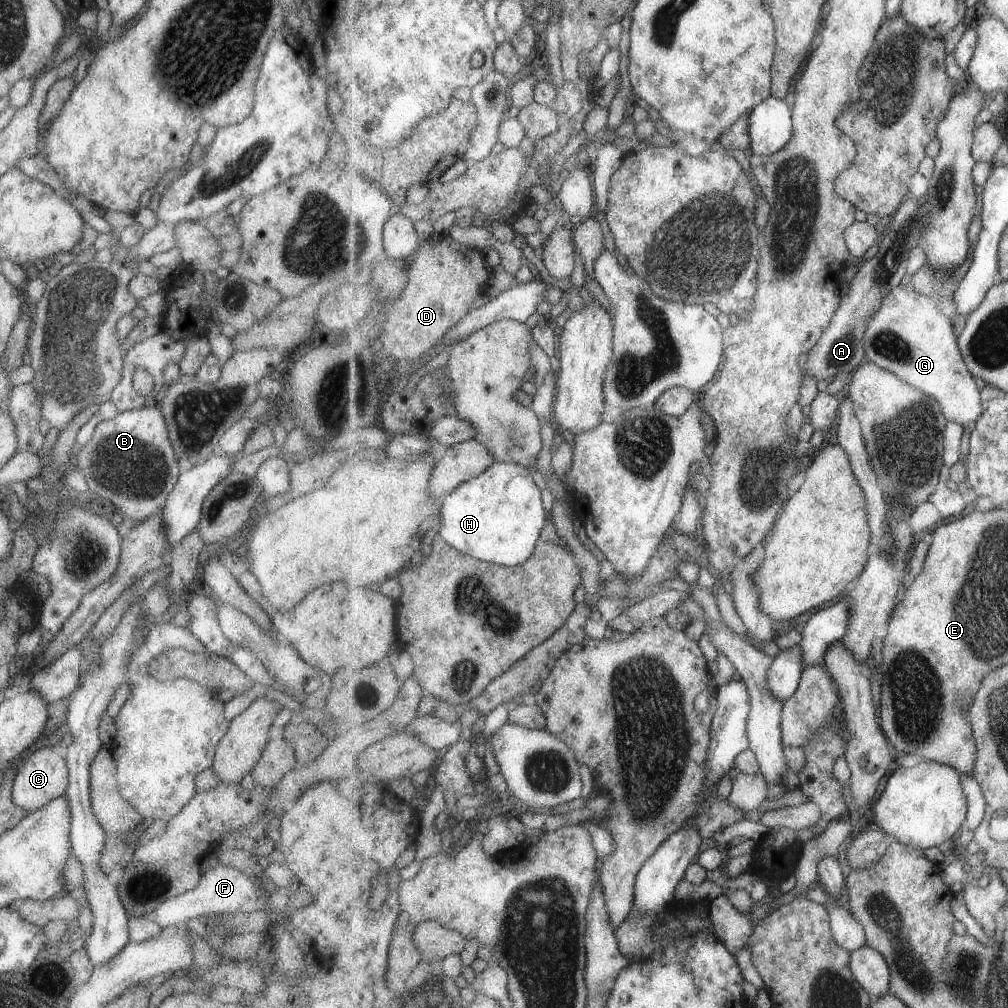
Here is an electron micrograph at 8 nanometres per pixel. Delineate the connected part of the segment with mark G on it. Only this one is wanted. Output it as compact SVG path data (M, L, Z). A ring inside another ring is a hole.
M908 281L889 293L882 307L868 320L862 336L866 361L900 376L912 387L935 397L946 419L963 426L978 422L984 413L982 390L970 371L954 333L954 322L941 312L937 301L917 292Z

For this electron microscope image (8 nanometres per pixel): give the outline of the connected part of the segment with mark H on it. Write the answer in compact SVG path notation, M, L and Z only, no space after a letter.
M496 460L481 476L461 483L452 493L445 496L443 500L443 512L440 512L441 528L439 536L443 542L448 542L451 546L454 546L457 550L463 552L463 554L472 556L476 559L481 559L504 567L516 567L517 565L523 564L535 554L539 538L541 538L541 532L543 532L545 524L548 523L547 512L545 512L543 498L541 498L541 489L542 488L537 485L535 479L533 480L533 469L517 463L506 463L505 461Z

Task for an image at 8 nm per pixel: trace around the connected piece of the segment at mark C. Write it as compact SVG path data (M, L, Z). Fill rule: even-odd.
M51 746L41 747L17 767L12 780L10 799L25 812L33 812L54 798L63 797L67 785L68 768L64 758L55 754Z

